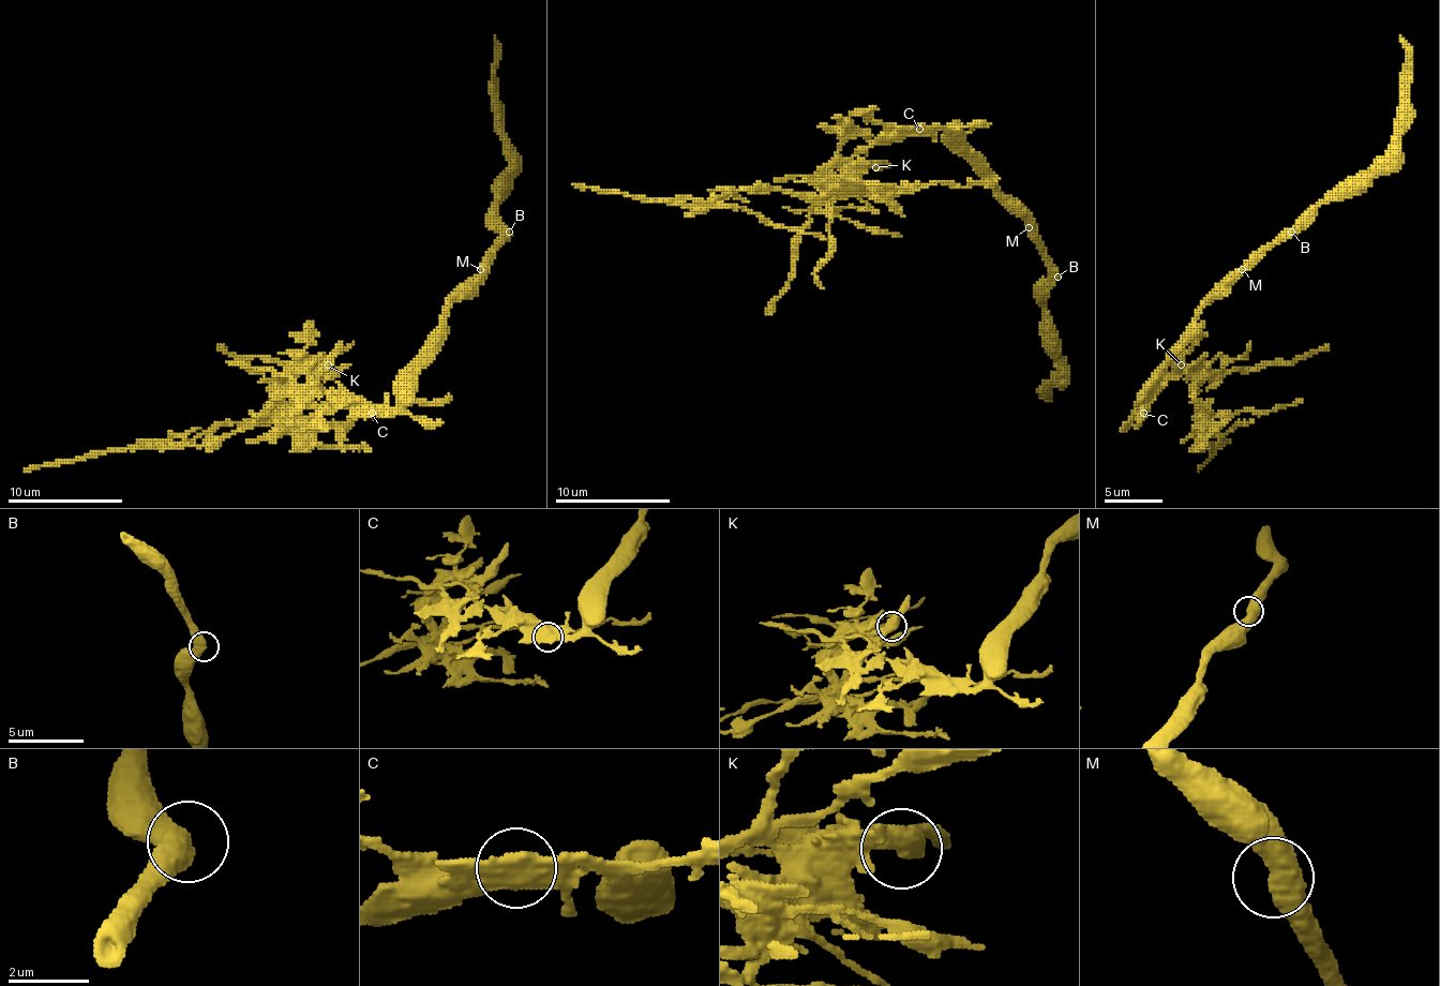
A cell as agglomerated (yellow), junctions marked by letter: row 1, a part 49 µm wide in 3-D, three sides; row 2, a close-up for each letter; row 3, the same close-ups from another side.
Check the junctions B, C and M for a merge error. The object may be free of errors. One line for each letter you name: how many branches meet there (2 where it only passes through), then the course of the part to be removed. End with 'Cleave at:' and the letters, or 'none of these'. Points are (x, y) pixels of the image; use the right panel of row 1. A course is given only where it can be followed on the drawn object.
C: Branches: 2. Course of the part to remove: (1143, 414), (1172, 373), (1178, 373), (1206, 419), (1204, 446), (1216, 446), (1198, 472)
Cleave at: C

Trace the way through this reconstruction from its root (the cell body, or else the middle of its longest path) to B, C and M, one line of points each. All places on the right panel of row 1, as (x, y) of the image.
B: (1158, 382), (1167, 356), (1178, 344), (1193, 318), (1291, 232)
C: (1158, 382), (1143, 414)
M: (1158, 382), (1167, 356), (1178, 344), (1193, 318), (1242, 269)

